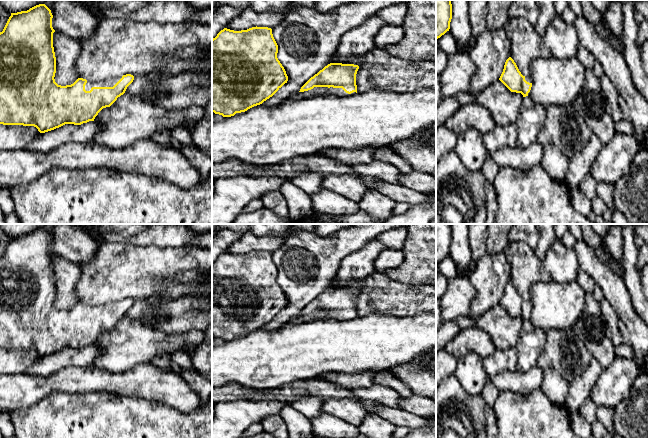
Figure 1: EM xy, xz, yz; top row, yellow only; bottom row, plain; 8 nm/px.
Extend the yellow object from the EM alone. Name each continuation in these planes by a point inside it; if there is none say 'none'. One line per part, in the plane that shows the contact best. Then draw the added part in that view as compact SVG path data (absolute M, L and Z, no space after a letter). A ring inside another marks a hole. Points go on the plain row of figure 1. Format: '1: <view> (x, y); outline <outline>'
1: xy (111, 306); outline M122 300L106 303L104 305L87 305L85 314L90 315L92 311L113 311L121 302Z

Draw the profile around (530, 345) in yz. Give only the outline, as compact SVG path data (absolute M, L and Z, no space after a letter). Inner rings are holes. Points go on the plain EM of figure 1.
M530 320L523 321L520 338L515 346L518 353L516 371L523 373L536 366L545 343L546 331L535 327Z

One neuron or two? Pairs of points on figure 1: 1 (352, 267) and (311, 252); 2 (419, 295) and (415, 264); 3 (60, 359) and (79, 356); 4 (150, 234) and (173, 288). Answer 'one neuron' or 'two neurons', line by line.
1: two neurons
2: two neurons
3: one neuron
4: two neurons

